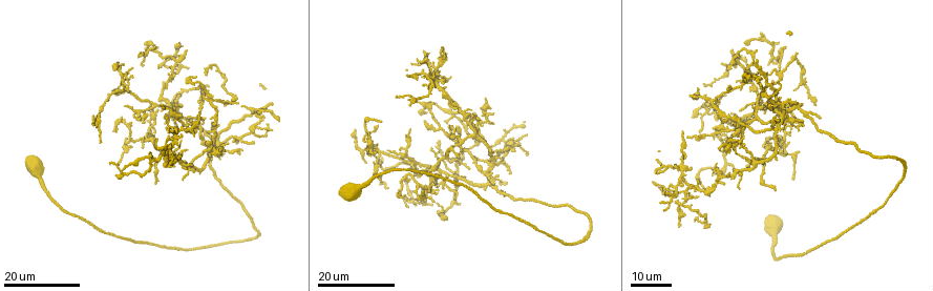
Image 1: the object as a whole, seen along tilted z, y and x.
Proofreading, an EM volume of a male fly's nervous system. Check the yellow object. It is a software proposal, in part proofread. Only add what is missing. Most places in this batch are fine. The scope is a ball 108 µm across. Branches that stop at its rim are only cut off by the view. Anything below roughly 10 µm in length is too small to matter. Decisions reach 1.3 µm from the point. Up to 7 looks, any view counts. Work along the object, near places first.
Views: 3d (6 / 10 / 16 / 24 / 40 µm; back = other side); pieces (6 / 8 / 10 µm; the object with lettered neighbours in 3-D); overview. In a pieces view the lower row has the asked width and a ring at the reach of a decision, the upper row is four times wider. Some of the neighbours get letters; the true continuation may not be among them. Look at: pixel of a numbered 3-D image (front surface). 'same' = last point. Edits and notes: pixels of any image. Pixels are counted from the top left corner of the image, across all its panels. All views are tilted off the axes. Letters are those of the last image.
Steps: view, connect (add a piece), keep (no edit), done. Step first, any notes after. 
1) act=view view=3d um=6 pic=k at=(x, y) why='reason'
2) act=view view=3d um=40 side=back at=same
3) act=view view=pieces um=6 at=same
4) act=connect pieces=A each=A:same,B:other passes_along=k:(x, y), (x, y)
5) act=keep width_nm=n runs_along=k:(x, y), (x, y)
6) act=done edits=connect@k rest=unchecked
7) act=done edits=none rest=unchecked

act=view view=3d um=16 pic=1 at=(767, 108)

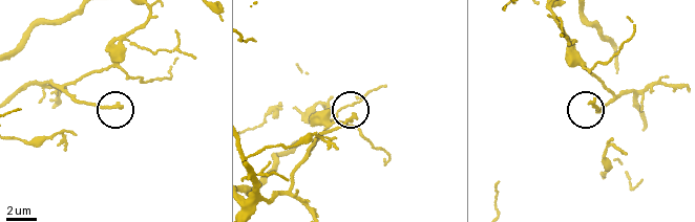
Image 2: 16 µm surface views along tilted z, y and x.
act=view view=pieces um=6 pic=2 at=(119, 105)

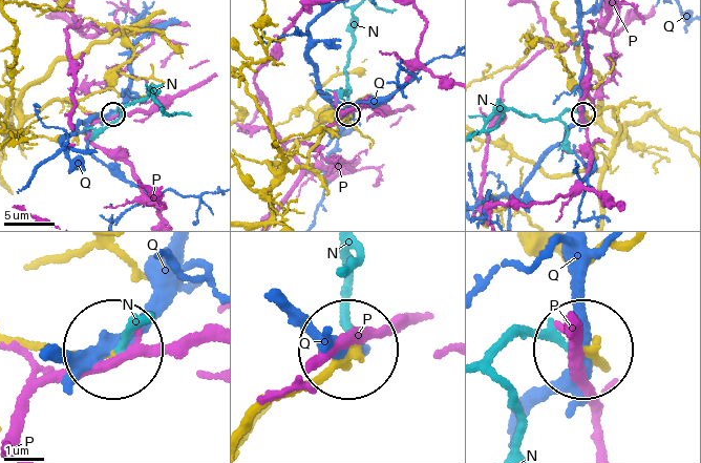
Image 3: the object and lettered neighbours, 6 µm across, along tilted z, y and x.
act=connect pieces=N each=N:same,P:other,Q:other passes_along=3:(21, 343), (99, 353), (139, 320) found='it goes on there'

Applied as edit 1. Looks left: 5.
act=view view=3d um=24 pic=1 at=(206, 143) why='free end'

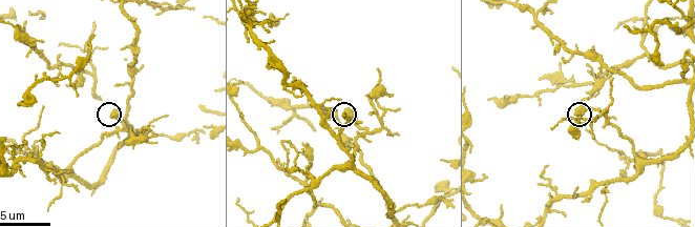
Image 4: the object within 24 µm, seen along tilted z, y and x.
act=view view=pieces um=10 pic=4 at=(576, 112)

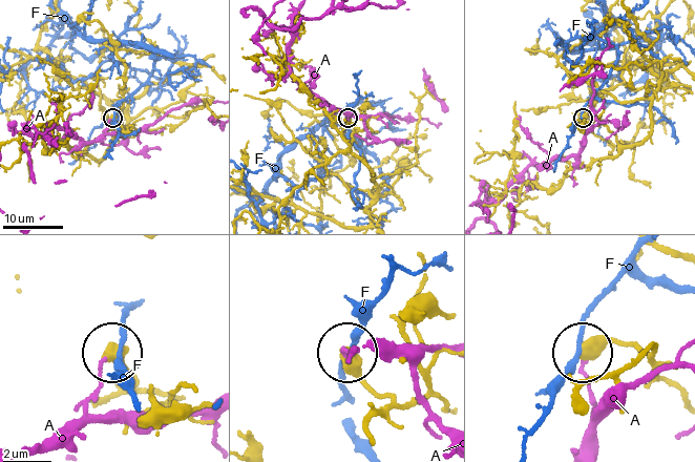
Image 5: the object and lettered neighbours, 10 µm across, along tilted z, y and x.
act=keep width_nm=480 each=A:other,F:other found='no lettered piece goes on from it'

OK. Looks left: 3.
act=view view=3d um=10 pic=4 at=(198, 140) why='free end'

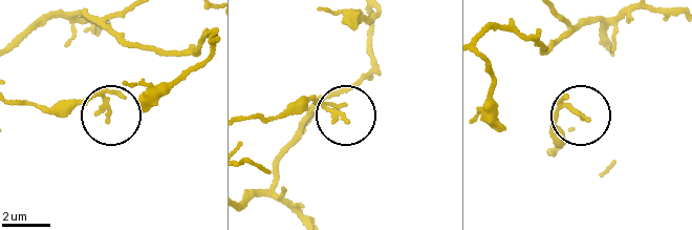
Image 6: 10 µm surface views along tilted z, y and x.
act=view view=pieces um=10 pic=6 at=(108, 120) why='see the neighbours'

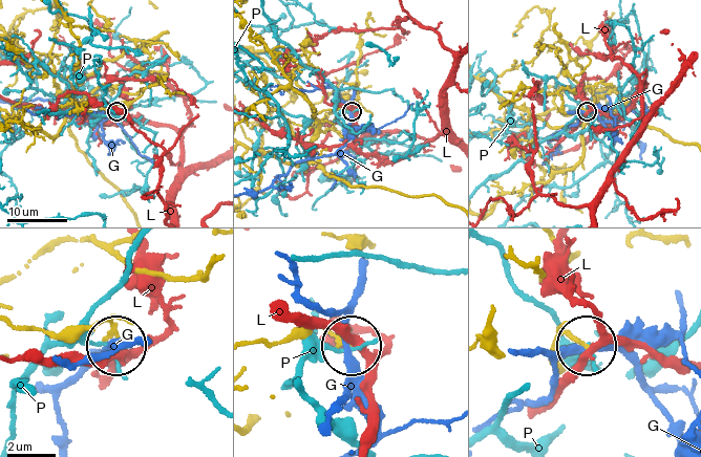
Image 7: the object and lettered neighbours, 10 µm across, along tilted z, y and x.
act=keep width_nm=170 each=G:other,L:other,P:other found='no lettered piece goes on from it'

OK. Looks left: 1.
act=done edits=connect@3 rest=unchecked

